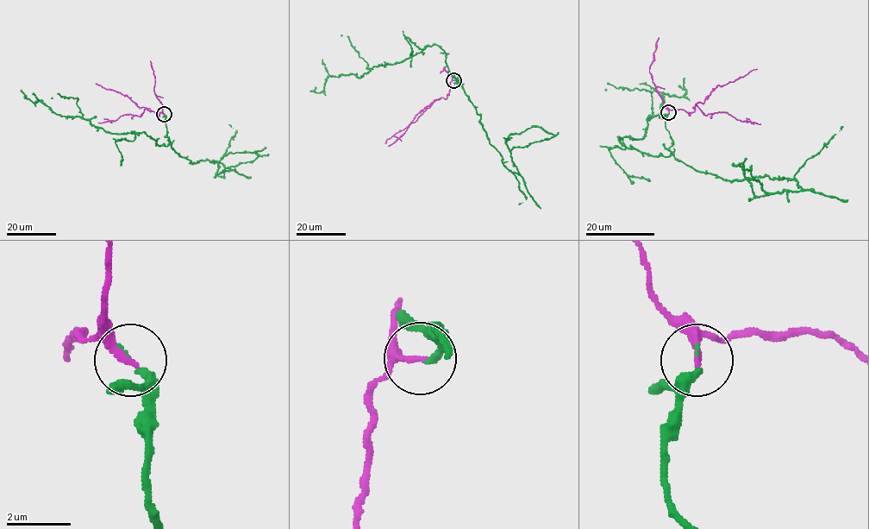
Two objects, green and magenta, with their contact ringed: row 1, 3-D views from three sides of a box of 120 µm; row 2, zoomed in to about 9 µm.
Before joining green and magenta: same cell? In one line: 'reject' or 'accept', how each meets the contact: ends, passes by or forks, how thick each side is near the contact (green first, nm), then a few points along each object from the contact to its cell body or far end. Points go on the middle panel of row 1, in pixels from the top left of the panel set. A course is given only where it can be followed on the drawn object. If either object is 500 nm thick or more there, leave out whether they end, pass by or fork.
reject; green ends; magenta ends; calibres 200 and 240 nm; course green (453, 79), (480, 116), (503, 164), (515, 173), (520, 174), (506, 142), (509, 135), (540, 126), (555, 136); course magenta (453, 79), (450, 83), (447, 97), (432, 102), (385, 143)

